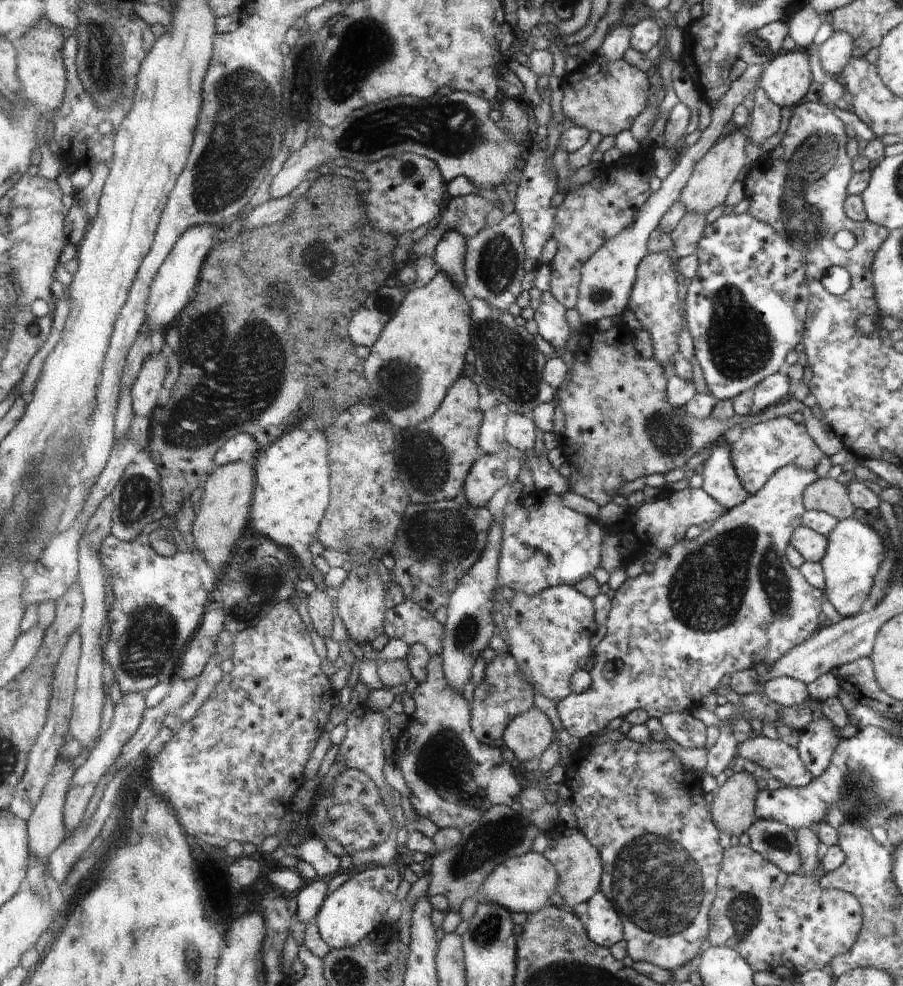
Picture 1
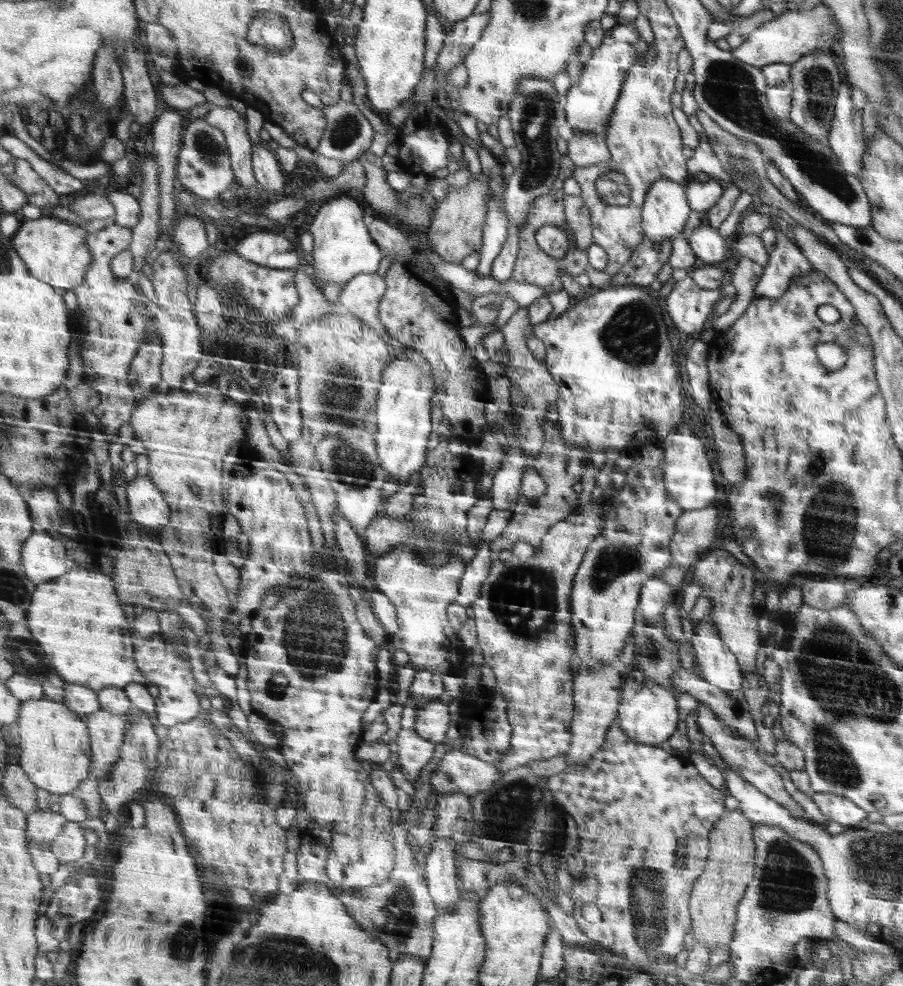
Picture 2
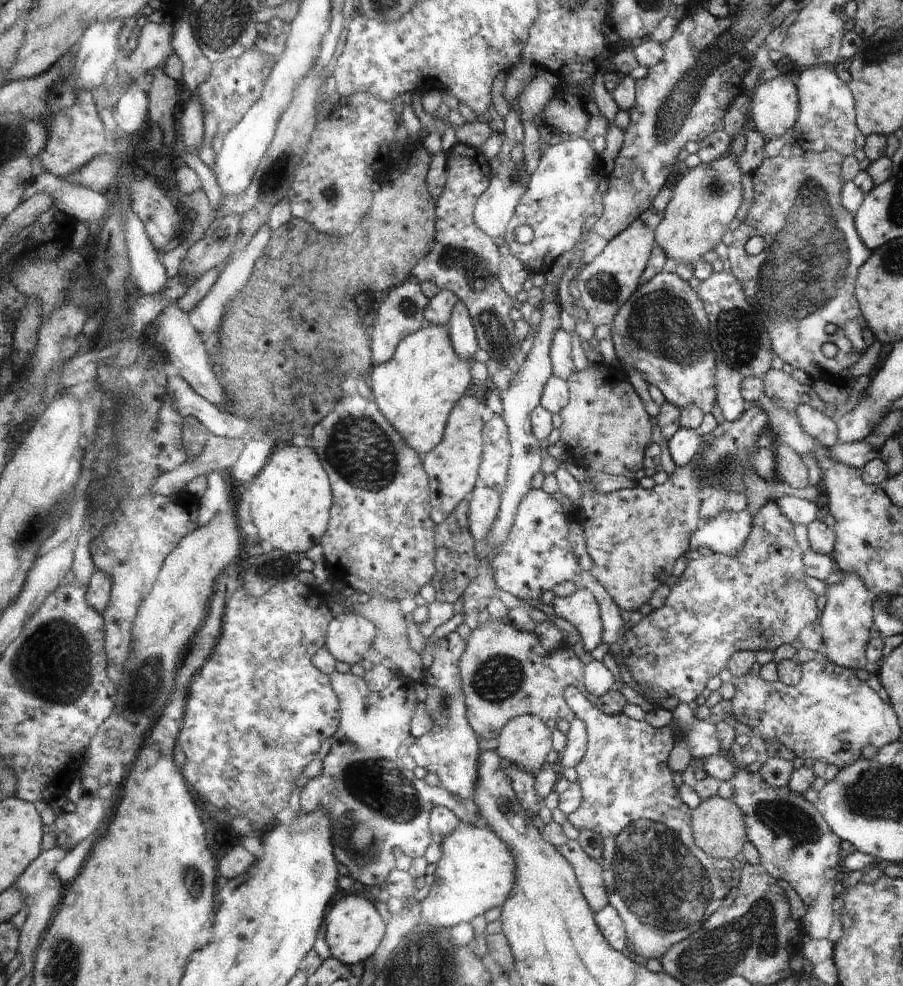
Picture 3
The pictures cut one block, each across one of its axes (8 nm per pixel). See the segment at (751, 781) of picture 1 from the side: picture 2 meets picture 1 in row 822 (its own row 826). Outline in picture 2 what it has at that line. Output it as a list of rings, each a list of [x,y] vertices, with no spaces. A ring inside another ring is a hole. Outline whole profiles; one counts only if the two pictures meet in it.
[[[725,810],[721,820],[713,826],[709,834],[709,864],[701,878],[697,878],[697,886],[693,886],[693,940],[701,940],[709,950],[715,944],[725,944],[733,940],[735,926],[735,906],[741,902],[741,894],[745,886],[753,878],[753,842],[751,842],[751,822],[743,818],[743,814],[735,810]]]

